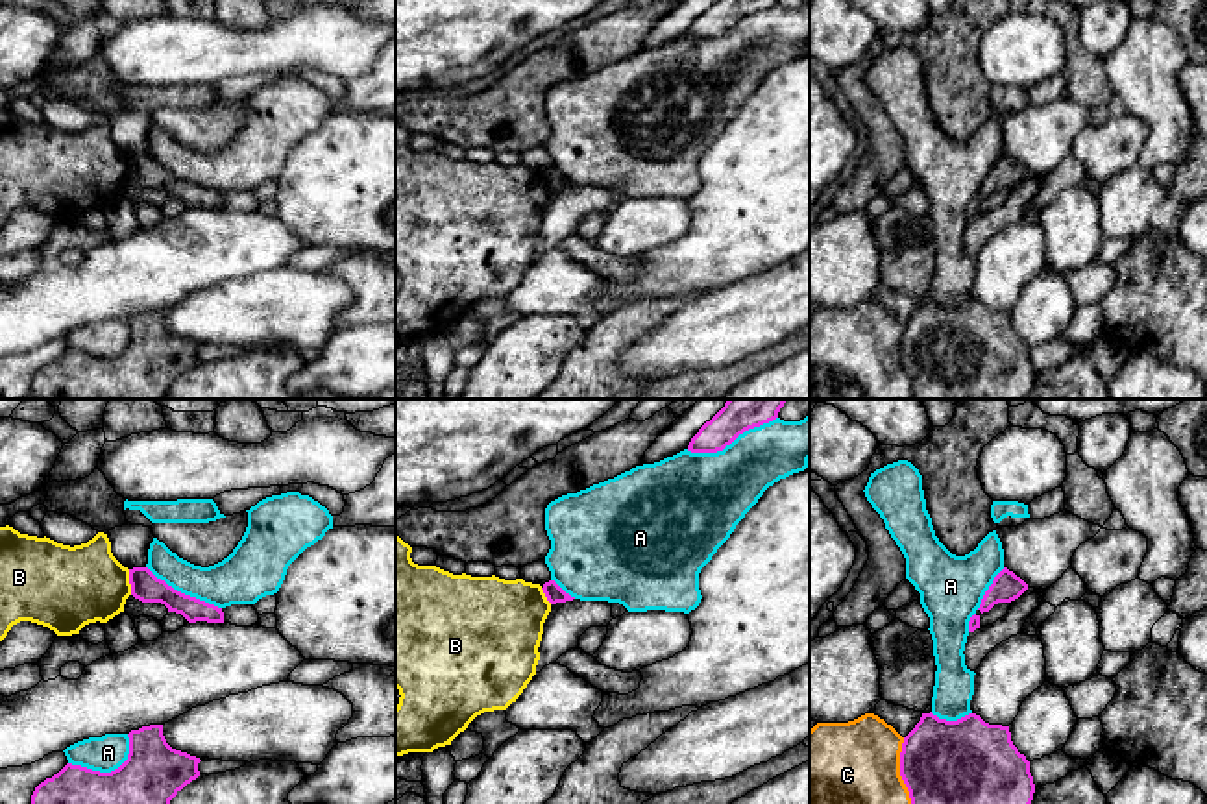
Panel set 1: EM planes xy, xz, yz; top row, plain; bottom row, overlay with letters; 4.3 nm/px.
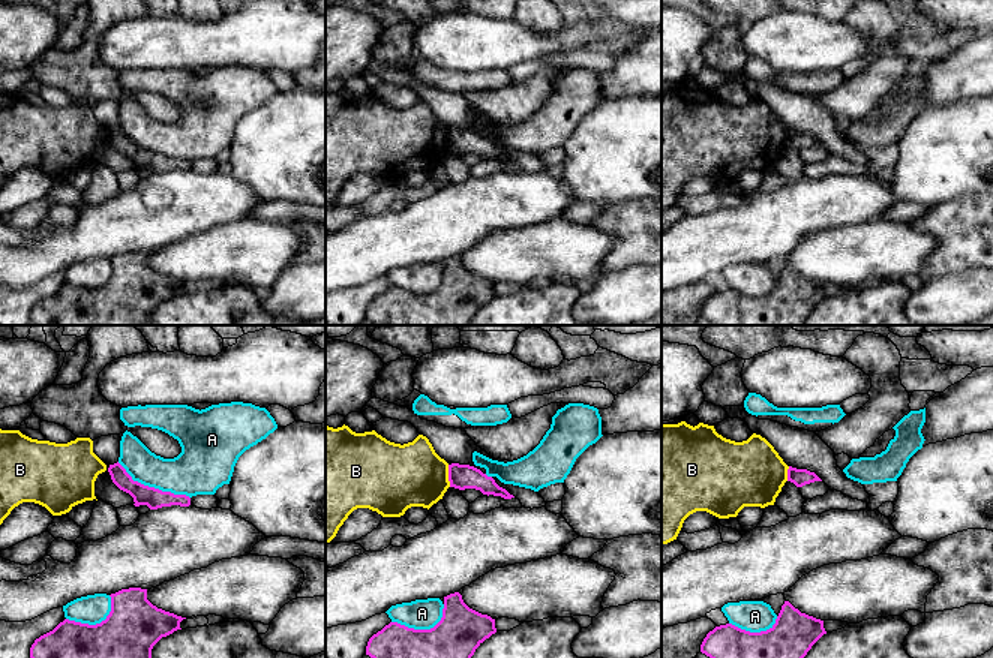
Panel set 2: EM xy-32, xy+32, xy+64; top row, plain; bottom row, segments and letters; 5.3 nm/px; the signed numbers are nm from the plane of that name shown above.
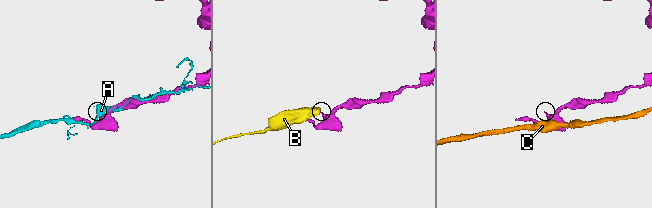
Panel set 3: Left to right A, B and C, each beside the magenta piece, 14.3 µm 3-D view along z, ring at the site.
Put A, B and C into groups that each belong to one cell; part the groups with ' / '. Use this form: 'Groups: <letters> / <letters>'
Groups: A / B / C

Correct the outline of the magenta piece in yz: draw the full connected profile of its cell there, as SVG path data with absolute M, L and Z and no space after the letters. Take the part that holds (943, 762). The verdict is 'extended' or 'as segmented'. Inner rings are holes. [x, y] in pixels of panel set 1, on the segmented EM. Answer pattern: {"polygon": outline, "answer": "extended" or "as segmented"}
{"polygon": "M922 713L904 737L900 776L911 804L1031 804L1035 793L1030 761L1013 745L1009 726L989 725L976 713L957 721Z", "answer": "as segmented"}

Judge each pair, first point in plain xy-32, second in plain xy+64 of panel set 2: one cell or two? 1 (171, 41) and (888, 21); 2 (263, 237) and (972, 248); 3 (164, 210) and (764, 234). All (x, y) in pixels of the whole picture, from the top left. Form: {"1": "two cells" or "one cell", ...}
{"1": "two cells", "2": "two cells", "3": "one cell"}

